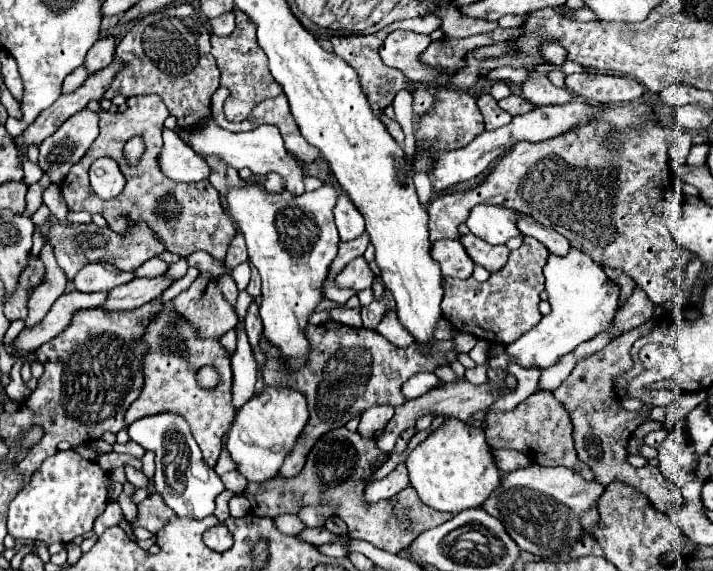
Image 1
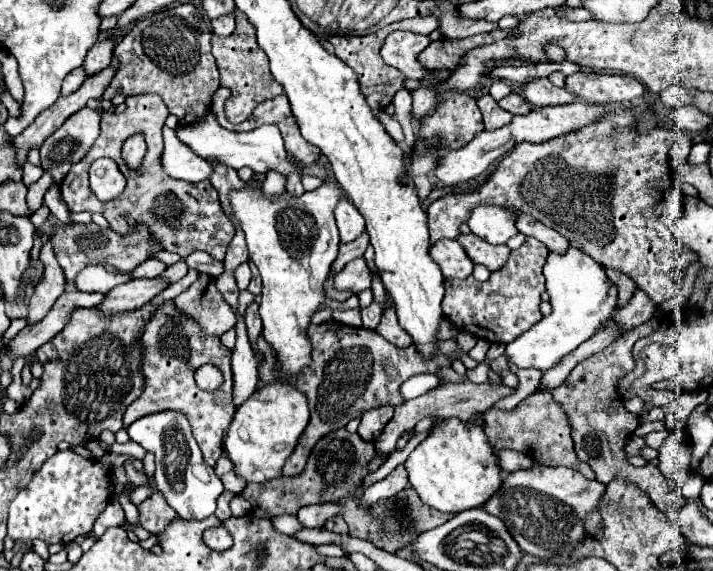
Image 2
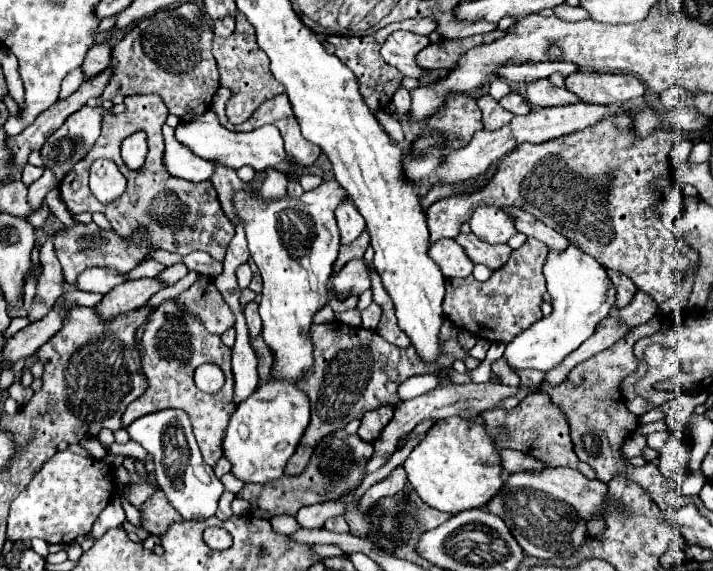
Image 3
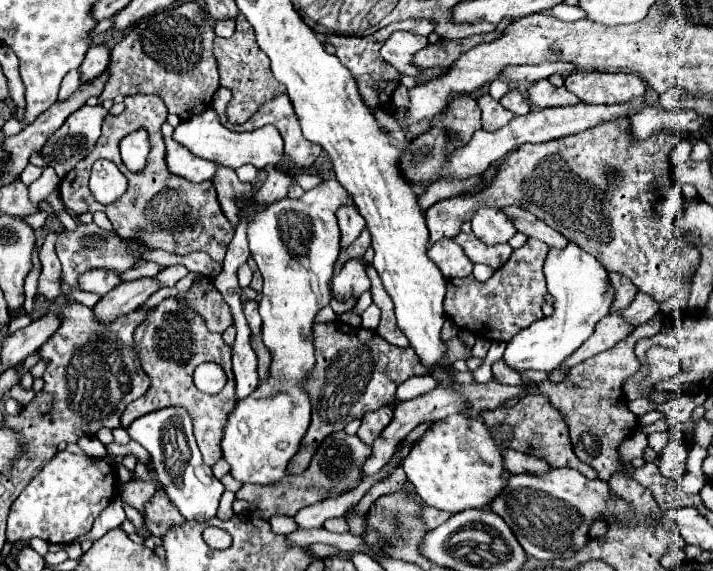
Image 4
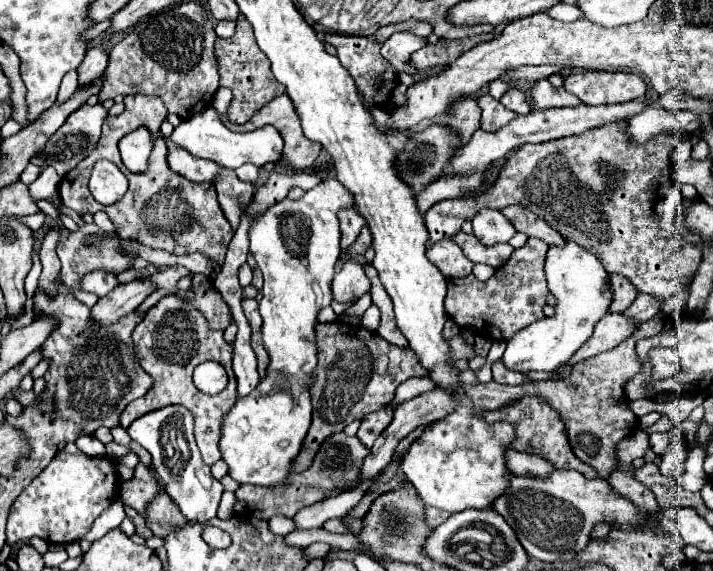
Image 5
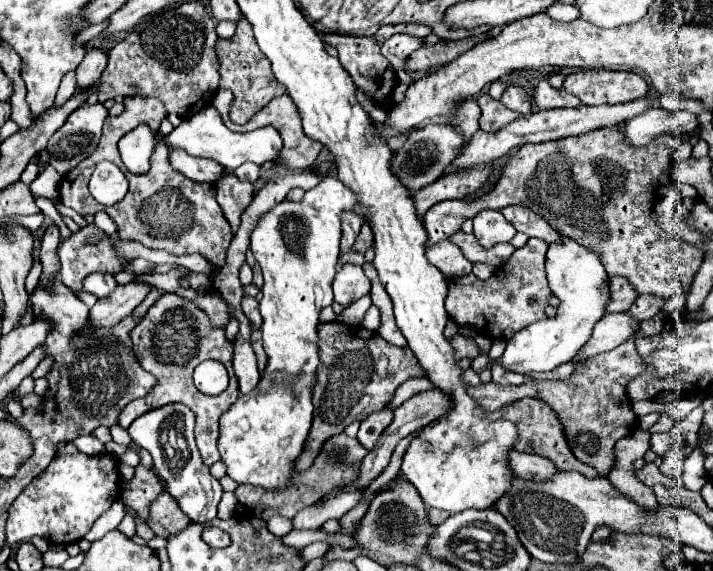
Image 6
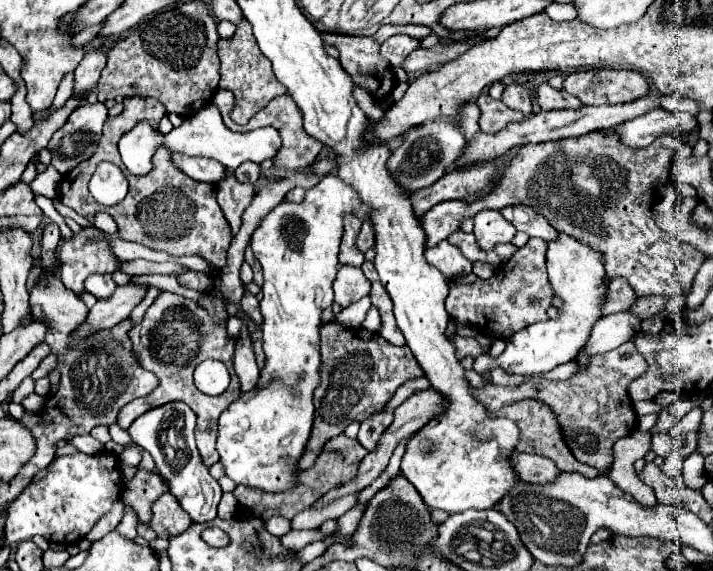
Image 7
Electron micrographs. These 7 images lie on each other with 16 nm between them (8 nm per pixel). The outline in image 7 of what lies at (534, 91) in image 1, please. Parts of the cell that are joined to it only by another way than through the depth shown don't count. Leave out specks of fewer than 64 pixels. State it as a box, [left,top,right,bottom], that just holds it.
[534,82,582,110]

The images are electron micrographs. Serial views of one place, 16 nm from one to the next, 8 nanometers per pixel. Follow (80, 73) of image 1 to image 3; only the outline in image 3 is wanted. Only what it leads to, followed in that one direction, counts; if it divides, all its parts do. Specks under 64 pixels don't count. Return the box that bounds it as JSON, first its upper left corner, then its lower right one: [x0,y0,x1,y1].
[60,68,84,98]

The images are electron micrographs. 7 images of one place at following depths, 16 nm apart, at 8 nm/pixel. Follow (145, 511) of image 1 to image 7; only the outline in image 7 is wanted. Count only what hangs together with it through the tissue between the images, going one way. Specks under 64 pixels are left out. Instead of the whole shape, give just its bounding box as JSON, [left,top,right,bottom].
[150,494,192,538]

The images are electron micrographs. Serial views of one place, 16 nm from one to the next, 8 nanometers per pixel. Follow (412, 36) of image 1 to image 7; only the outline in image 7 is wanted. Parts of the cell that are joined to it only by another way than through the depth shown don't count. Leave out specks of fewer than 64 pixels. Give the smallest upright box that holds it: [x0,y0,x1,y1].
[380,34,420,66]

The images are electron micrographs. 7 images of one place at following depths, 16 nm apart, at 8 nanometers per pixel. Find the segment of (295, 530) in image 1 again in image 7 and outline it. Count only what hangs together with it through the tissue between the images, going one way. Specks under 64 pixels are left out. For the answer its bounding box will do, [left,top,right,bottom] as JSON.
[266,516,292,536]

